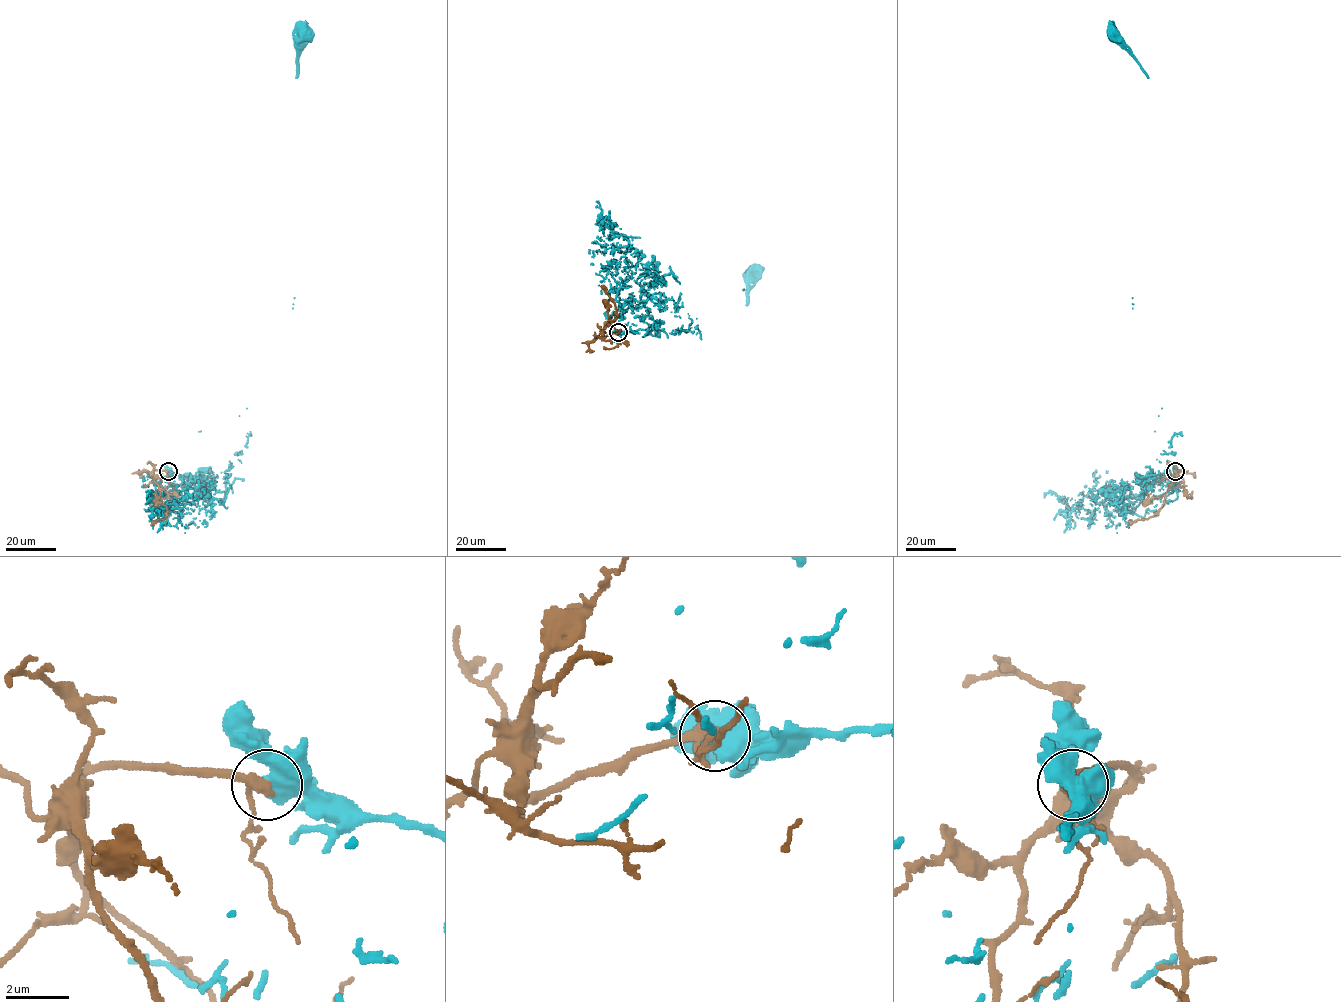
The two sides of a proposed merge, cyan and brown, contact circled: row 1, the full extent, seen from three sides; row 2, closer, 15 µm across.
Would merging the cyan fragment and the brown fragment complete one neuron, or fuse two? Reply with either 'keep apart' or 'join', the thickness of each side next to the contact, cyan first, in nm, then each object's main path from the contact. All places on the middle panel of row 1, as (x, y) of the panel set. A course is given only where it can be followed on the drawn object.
keep apart; 700 nm thick on the cyan side, 300 nm on the other; cyan runs (618, 332), (648, 327), (636, 309), (641, 294), (677, 308), (743, 289), (746, 304), (757, 270); brown runs (618, 332), (603, 337), (603, 328), (616, 318), (617, 312), (614, 302), (601, 285)

